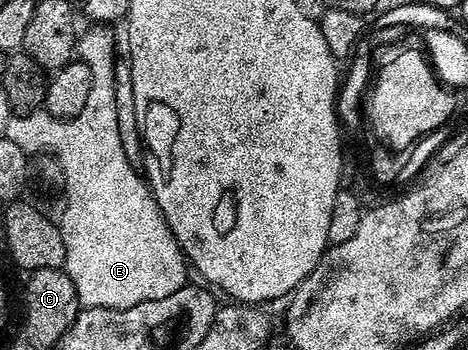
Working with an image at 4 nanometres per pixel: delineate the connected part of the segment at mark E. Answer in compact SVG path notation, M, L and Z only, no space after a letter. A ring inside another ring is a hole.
M93 25L90 26L90 31L80 36L77 41L77 50L76 54L79 56L79 59L87 65L87 69L90 70L90 77L92 84L90 85L90 92L87 96L87 103L82 109L82 112L75 116L73 119L66 119L64 121L58 122L50 135L37 135L33 139L33 143L35 148L37 149L51 149L53 155L56 156L56 159L59 165L62 167L63 177L65 178L65 182L63 184L63 191L65 191L65 212L62 213L61 219L59 218L59 226L61 229L61 236L63 237L63 245L67 249L67 257L65 258L64 271L71 277L71 281L75 285L75 293L77 294L77 302L81 307L130 307L131 305L139 305L143 301L155 301L159 297L171 297L171 293L175 293L179 288L186 286L187 279L185 279L185 267L187 268L187 260L181 250L181 244L174 239L173 234L169 231L169 226L165 224L165 218L161 216L161 210L157 208L157 202L153 200L153 193L149 190L148 182L142 177L142 174L138 171L138 168L133 167L131 165L131 161L127 161L127 153L123 153L123 145L119 141L119 124L115 117L115 65L119 61L119 55L117 55L117 43L113 40L113 30L114 28L109 25Z

